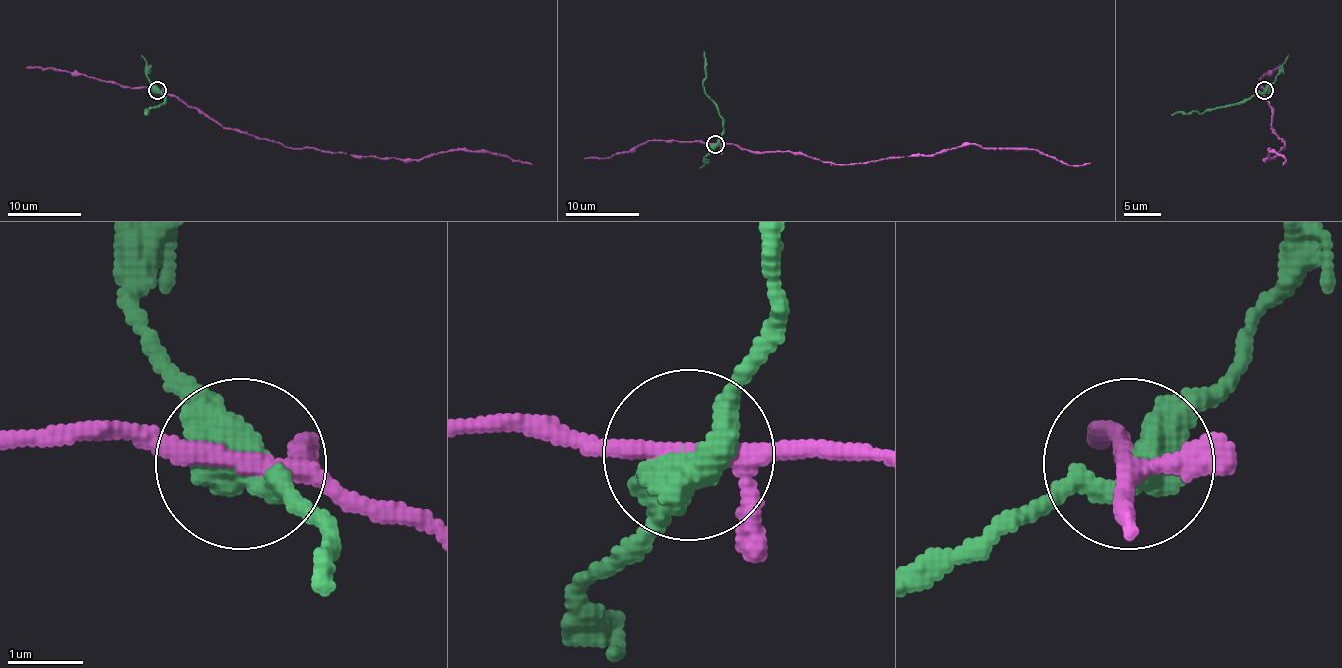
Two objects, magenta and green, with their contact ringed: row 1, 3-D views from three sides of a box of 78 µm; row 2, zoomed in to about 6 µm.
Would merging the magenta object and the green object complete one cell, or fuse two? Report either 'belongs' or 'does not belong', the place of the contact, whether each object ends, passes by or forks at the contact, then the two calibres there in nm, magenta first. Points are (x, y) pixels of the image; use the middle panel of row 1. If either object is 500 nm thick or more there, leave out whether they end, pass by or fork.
does not belong | (715, 144) | 220/500 nm

